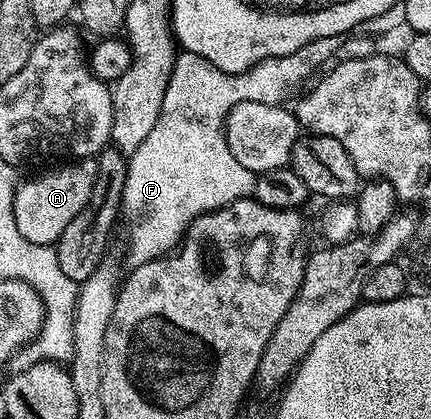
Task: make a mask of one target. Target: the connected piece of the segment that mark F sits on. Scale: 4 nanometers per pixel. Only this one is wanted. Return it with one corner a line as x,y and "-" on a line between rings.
334,36
317,38
301,46
301,50
293,50
293,54
262,60
250,72
238,72
235,76
217,70
217,66
192,52
180,51
176,55
169,86
165,90
165,102
161,102
157,126
153,126
145,142
141,142
141,146
130,153
127,160
122,207
125,212
139,216
139,220
131,224
131,252
135,255
135,264
144,264
168,255
186,236
187,228
196,218
207,212
216,212
218,208
224,208
235,200
246,200
254,193
256,173
245,170
245,166
233,158
233,150
229,150
225,131
227,115
233,106
241,102
282,105
286,101
283,99
293,95
295,88
301,87
322,64
330,65
336,59
335,44
337,40

